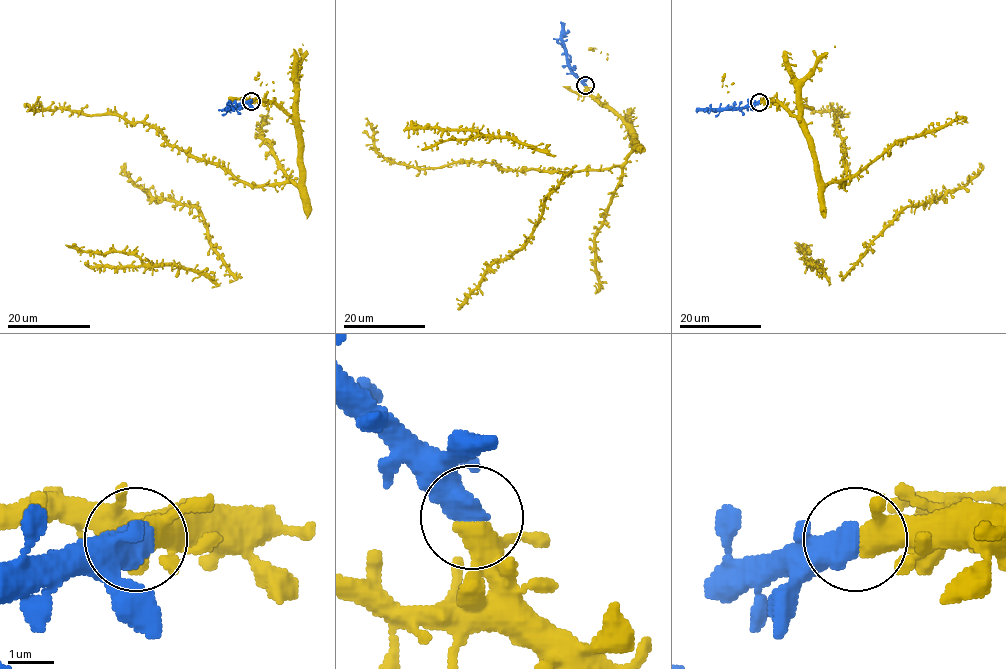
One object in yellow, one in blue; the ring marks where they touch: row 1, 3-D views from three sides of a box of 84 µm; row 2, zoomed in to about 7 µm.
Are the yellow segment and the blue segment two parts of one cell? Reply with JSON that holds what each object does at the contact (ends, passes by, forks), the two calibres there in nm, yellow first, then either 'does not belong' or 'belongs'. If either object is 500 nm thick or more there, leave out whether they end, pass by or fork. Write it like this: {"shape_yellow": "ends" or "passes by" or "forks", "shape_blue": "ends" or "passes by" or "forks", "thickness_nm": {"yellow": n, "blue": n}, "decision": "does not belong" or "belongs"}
{"thickness_nm": {"yellow": 440, "blue": 600}, "decision": "belongs"}

